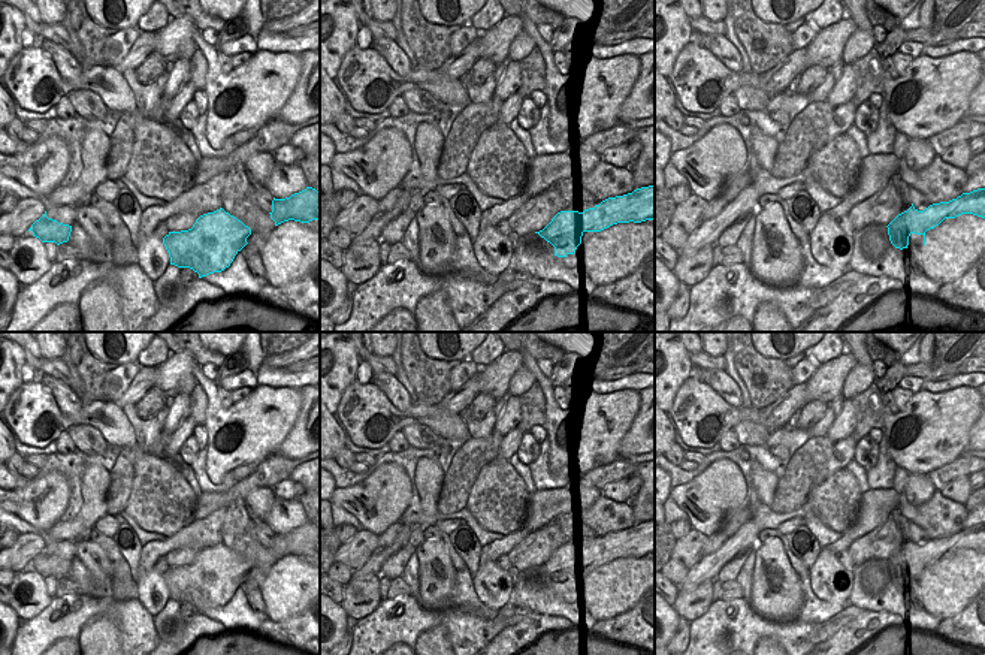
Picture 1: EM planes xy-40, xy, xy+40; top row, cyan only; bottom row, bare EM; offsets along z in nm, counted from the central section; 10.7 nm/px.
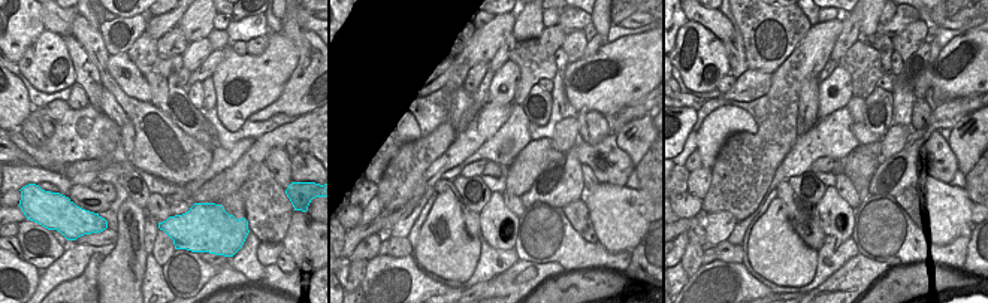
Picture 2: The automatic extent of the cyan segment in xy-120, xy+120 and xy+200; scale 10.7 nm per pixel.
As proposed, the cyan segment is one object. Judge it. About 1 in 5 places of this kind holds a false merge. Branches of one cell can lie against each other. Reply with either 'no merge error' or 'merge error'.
no merge error

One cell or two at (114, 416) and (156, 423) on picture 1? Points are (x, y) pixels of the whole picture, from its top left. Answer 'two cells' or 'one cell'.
two cells

